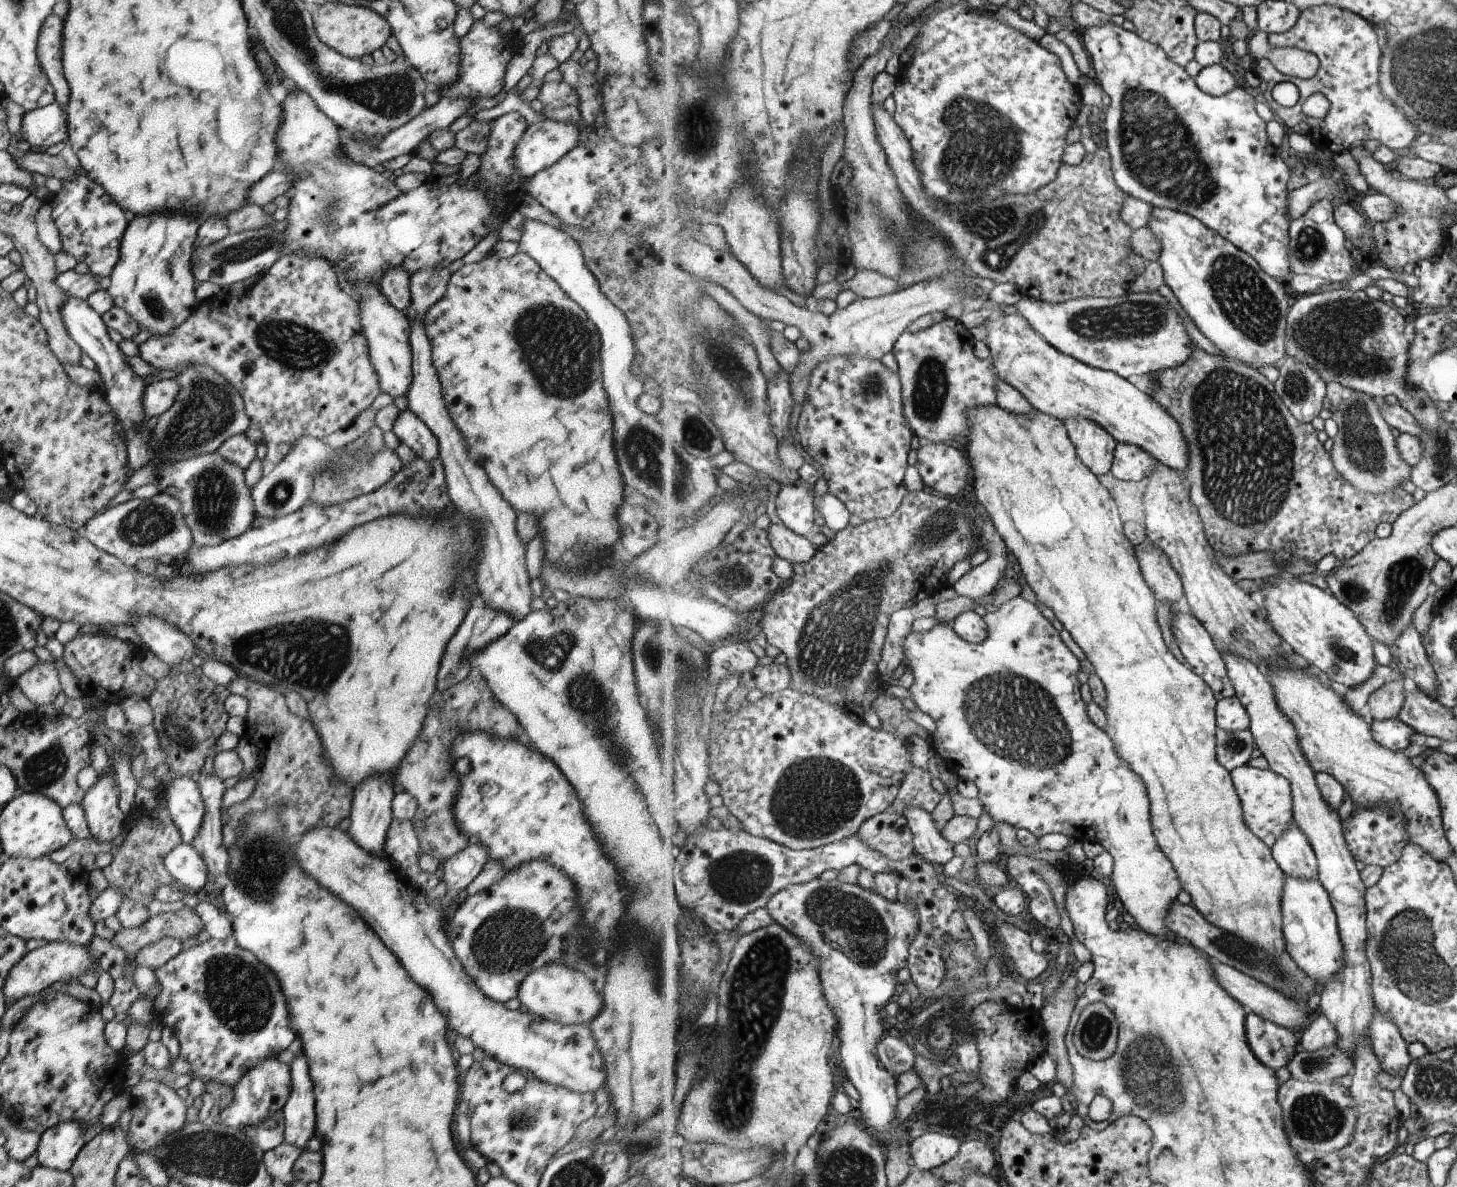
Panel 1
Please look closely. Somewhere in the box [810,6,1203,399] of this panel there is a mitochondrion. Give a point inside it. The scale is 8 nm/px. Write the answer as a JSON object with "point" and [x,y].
{"point":[979,139]}

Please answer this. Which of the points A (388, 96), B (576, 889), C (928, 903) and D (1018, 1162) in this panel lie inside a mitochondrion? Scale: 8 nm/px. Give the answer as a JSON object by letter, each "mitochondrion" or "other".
{"A":"mitochondrion","B":"other","C":"other","D":"other"}

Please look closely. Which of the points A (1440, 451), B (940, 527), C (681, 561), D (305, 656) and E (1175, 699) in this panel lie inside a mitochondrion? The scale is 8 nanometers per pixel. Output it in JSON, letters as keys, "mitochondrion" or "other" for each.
{"A":"mitochondrion","B":"mitochondrion","C":"other","D":"mitochondrion","E":"mitochondrion"}

